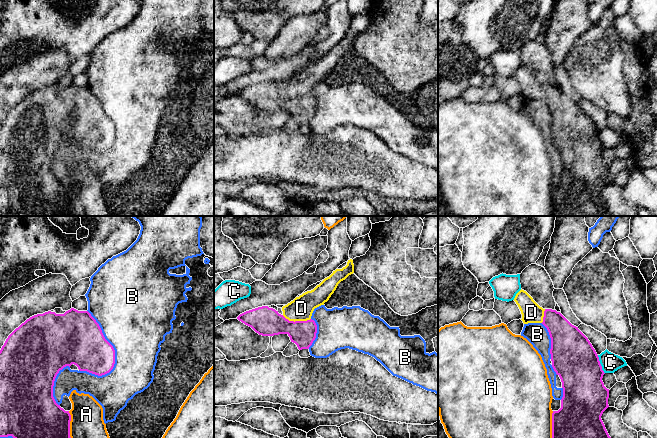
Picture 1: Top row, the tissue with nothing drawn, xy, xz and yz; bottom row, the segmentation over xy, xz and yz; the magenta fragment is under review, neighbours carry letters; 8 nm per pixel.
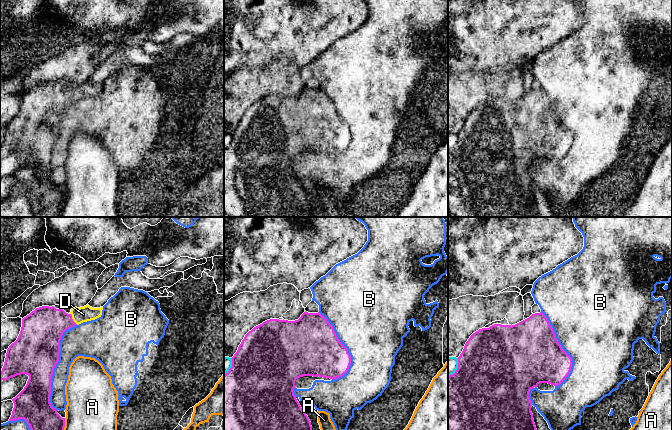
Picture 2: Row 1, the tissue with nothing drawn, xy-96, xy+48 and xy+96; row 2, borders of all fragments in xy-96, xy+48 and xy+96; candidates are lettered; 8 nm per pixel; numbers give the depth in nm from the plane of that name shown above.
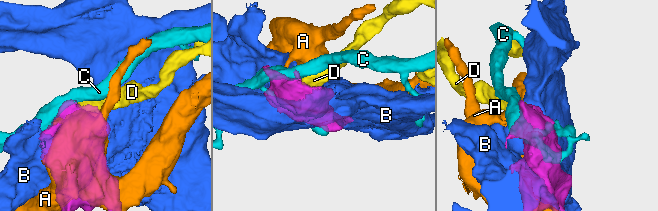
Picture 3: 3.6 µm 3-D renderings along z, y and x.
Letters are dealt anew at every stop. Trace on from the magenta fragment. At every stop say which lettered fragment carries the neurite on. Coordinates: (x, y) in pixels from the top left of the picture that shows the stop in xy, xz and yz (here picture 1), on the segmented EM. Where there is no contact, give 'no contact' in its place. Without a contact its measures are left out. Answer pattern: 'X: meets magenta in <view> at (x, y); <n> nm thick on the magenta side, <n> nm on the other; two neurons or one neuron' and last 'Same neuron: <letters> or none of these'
A: meets magenta in xy at (69, 424); 360 nm thick on the magenta side, 260 nm on the other; two neurons
B: meets magenta in xy at (111, 345); 380 nm thick on the magenta side, 500 nm on the other; two neurons
C: meets magenta in yz at (600, 364); 360 nm thick on the magenta side, 150 nm on the other; two neurons
D: meets magenta in xz at (296, 321); 240 nm thick on the magenta side, 190 nm on the other; one neuron
Same neuron: D

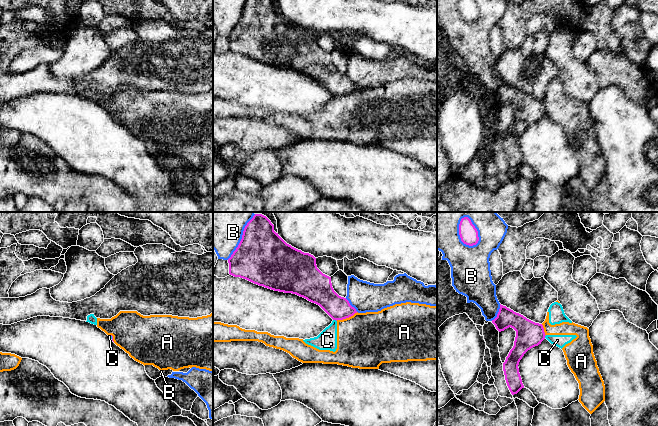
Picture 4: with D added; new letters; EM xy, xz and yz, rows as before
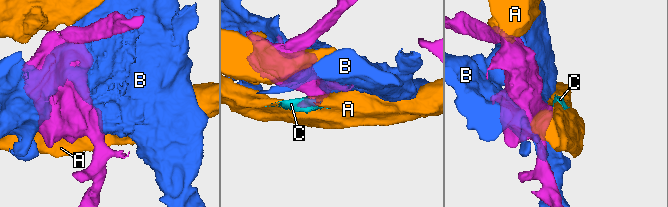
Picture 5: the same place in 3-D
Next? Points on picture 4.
A: meets magenta in xz at (346, 317); 190 nm thick on the magenta side, 440 nm on the other; two neurons
B: meets magenta in yz at (477, 231); 150 nm thick on the magenta side, 260 nm on the other; two neurons
C: meets magenta in xz at (335, 319); 200 nm thick on the magenta side, 160 nm on the other; two neurons
Same neuron: none of these

